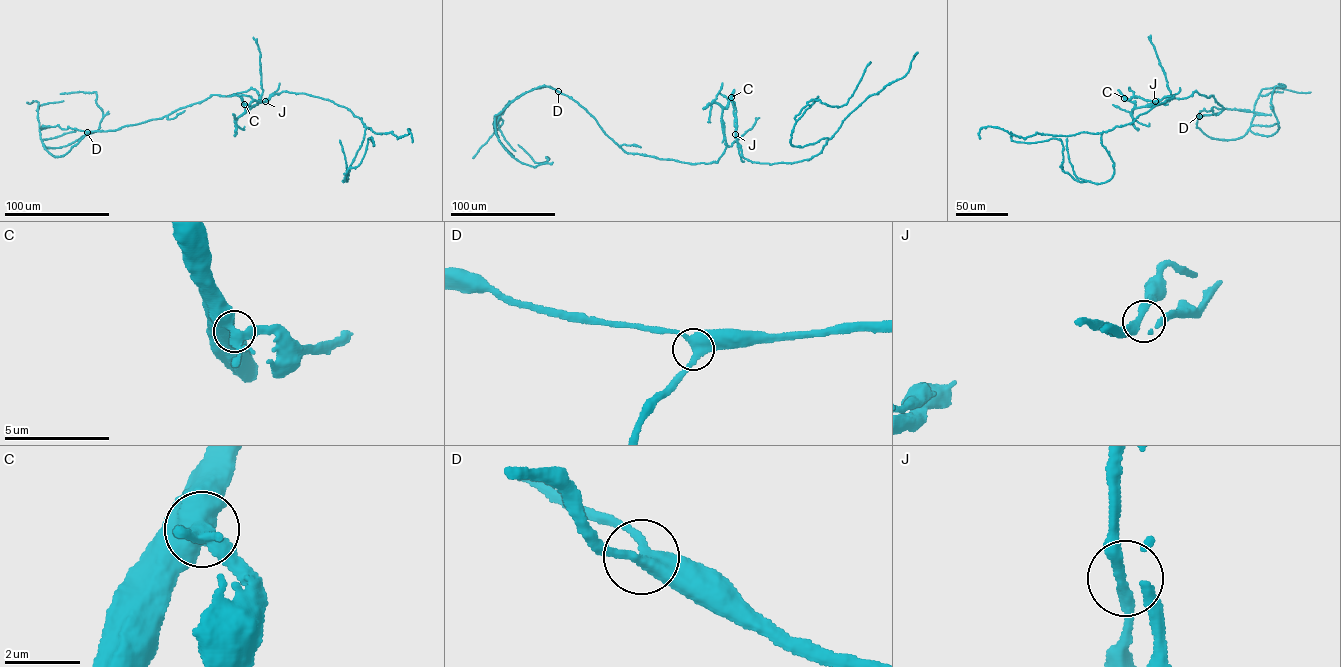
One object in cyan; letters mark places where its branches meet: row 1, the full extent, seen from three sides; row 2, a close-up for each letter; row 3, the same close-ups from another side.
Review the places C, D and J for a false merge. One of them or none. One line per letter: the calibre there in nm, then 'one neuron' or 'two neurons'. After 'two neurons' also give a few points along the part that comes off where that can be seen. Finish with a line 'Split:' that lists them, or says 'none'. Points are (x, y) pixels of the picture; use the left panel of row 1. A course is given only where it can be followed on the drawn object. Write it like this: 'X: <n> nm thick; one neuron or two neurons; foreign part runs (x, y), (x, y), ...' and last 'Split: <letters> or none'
C: 420 nm thick; one neuron
D: 380 nm thick; one neuron
J: 240 nm thick; one neuron
Split: none

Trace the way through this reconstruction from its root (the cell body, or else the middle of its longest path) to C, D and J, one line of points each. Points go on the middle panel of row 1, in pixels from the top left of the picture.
C: (725, 138), (722, 108), (731, 97)
D: (725, 138), (724, 152), (716, 162), (690, 163), (628, 153), (605, 133), (586, 110), (558, 91)
J: (725, 138), (722, 108), (731, 97), (735, 134)

